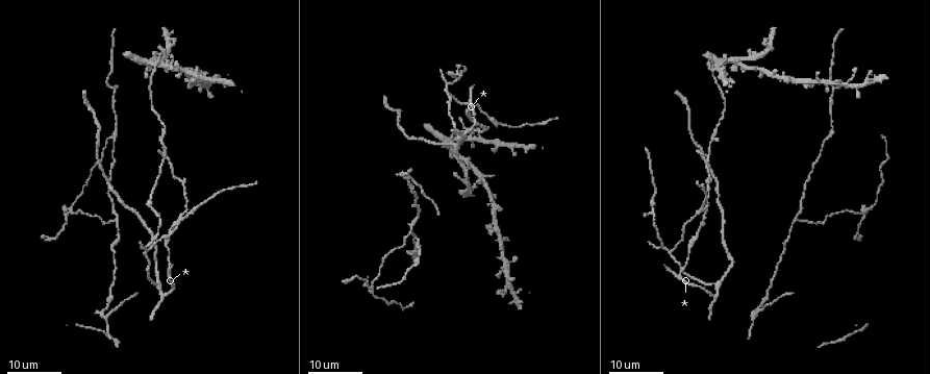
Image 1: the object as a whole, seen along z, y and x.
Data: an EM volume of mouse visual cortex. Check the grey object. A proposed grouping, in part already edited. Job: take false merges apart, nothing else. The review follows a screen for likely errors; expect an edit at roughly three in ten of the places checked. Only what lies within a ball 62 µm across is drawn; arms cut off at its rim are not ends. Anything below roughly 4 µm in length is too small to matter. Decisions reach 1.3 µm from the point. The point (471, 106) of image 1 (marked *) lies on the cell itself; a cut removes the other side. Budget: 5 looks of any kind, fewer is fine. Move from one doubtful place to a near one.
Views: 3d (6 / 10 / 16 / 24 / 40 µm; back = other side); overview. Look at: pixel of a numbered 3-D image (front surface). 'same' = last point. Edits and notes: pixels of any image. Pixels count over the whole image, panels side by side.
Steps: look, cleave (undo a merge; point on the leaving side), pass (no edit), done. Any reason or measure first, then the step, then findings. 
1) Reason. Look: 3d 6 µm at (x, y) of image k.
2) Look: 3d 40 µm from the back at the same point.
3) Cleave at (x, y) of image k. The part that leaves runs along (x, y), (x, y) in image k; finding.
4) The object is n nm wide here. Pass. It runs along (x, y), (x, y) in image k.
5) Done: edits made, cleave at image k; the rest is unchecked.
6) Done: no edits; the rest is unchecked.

Three-way junction. Look: 3d 16 µm at (105, 316) of image 1.

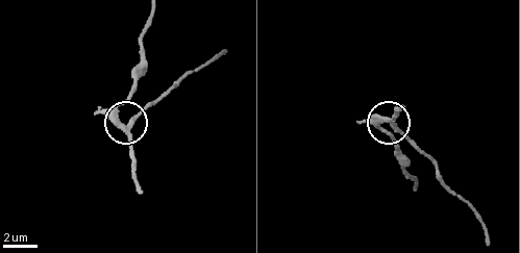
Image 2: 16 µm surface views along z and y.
Look: 3d 6 µm at (126, 123) of image 2.

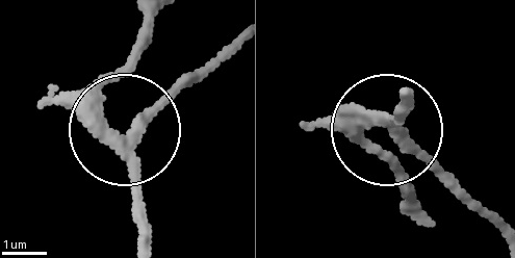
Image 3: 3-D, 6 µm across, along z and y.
The side arm is 37 µm long; 3 arms meet here. Cleave at (173, 97) of image 3. A second cell is stuck on.

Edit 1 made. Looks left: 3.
Look: overview.

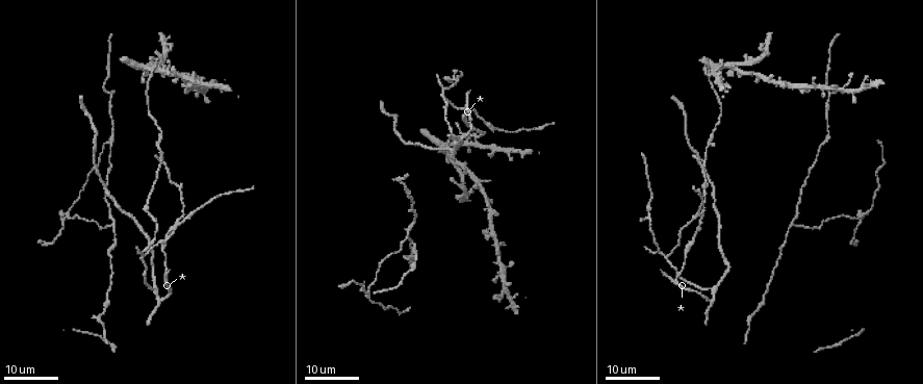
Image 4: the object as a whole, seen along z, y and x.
Three arms meet. Look: 3d 16 µm at (794, 222) of image 4.

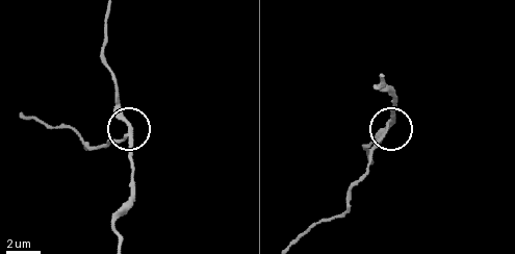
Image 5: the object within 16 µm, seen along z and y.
Look: 3d 10 µm at (386, 125) of image 5.

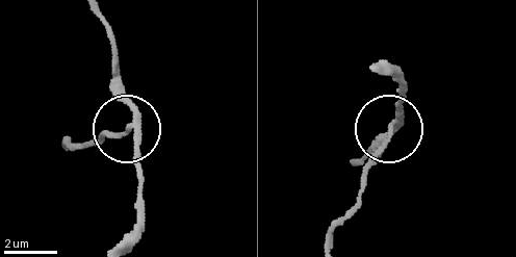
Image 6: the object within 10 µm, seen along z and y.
Pass. It runs along (119, 239), (139, 212), (139, 146), (119, 85), (119, 53) in image 6; all the same cell.

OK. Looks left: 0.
Done: edits made, cleave at image 3; the rest is unchecked.

